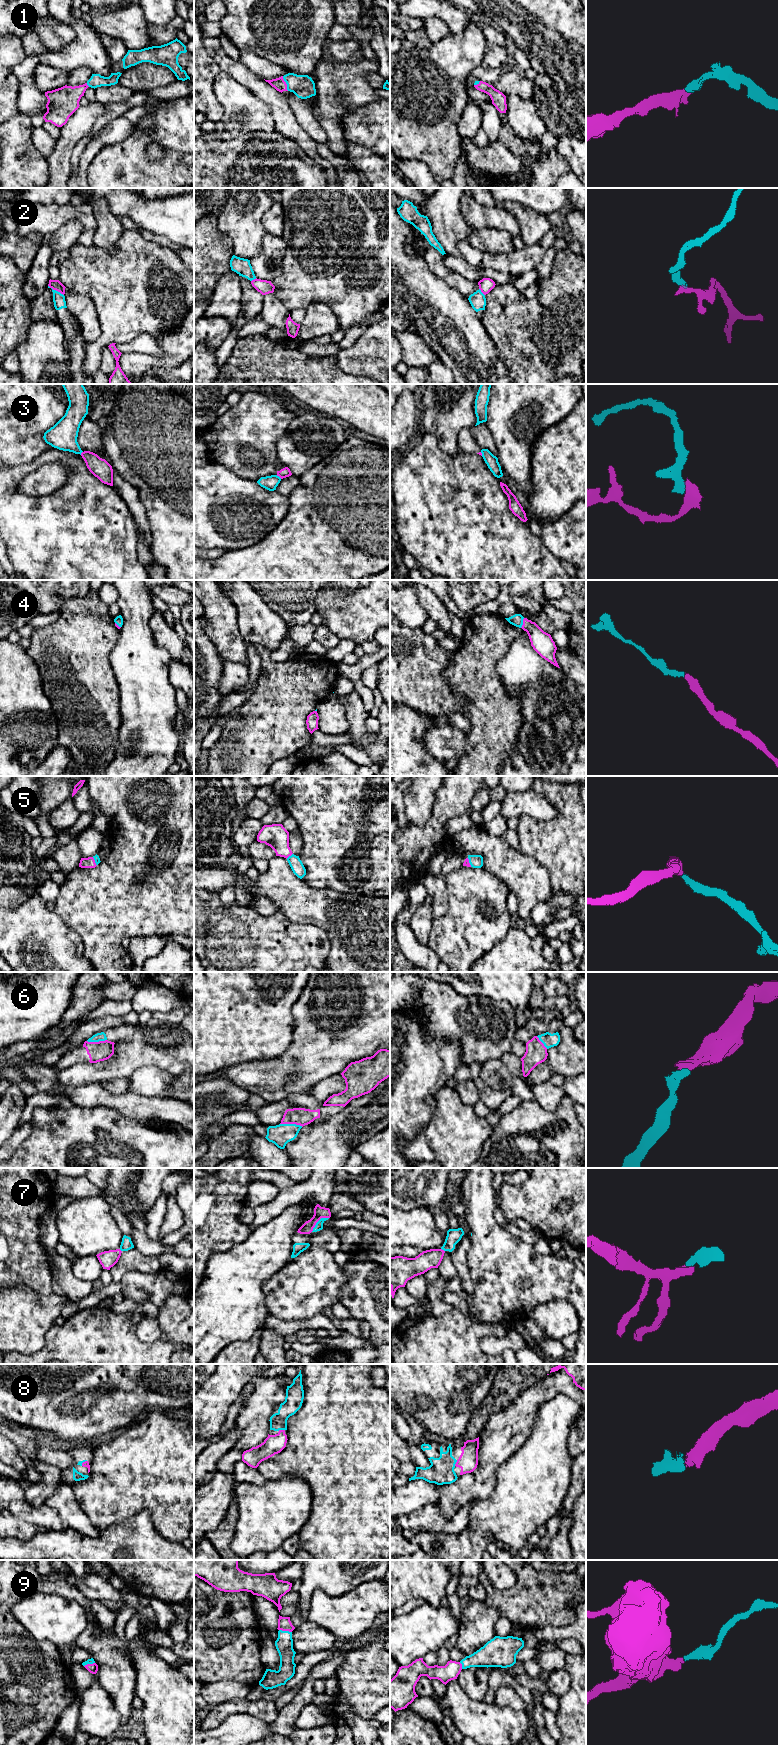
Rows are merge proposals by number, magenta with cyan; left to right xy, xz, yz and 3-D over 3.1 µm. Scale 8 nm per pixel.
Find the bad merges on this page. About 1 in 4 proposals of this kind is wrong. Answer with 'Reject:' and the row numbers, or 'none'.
Reject: 2, 3

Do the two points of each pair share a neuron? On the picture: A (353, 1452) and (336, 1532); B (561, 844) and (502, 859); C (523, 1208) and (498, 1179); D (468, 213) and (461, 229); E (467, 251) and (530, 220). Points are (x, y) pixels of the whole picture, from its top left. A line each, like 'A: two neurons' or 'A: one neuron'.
A: one neuron
B: two neurons
C: two neurons
D: two neurons
E: two neurons

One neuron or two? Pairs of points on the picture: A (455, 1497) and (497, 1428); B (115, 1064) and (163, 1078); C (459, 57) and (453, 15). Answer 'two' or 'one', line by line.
A: one
B: two
C: two

